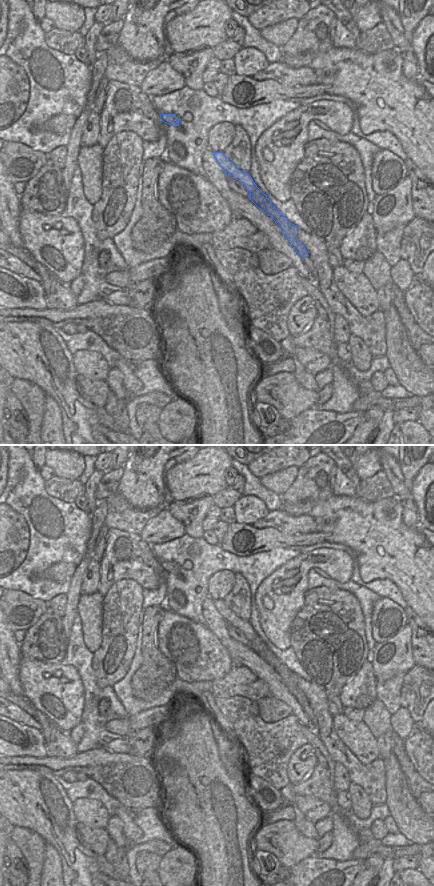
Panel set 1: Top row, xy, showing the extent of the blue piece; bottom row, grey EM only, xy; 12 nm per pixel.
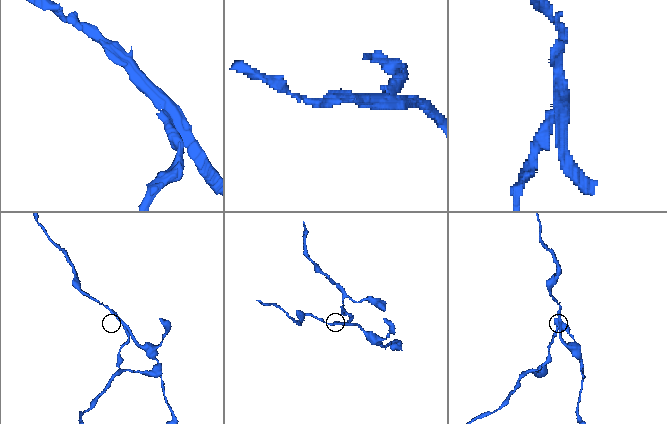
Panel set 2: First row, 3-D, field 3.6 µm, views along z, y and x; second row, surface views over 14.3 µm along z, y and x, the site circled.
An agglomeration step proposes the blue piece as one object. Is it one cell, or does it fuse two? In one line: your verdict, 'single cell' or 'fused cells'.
fused cells

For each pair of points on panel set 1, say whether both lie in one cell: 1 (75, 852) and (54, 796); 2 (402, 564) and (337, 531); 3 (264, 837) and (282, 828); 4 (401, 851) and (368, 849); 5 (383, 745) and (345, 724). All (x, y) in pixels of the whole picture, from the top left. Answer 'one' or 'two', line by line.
1: one
2: one
3: one
4: one
5: two

